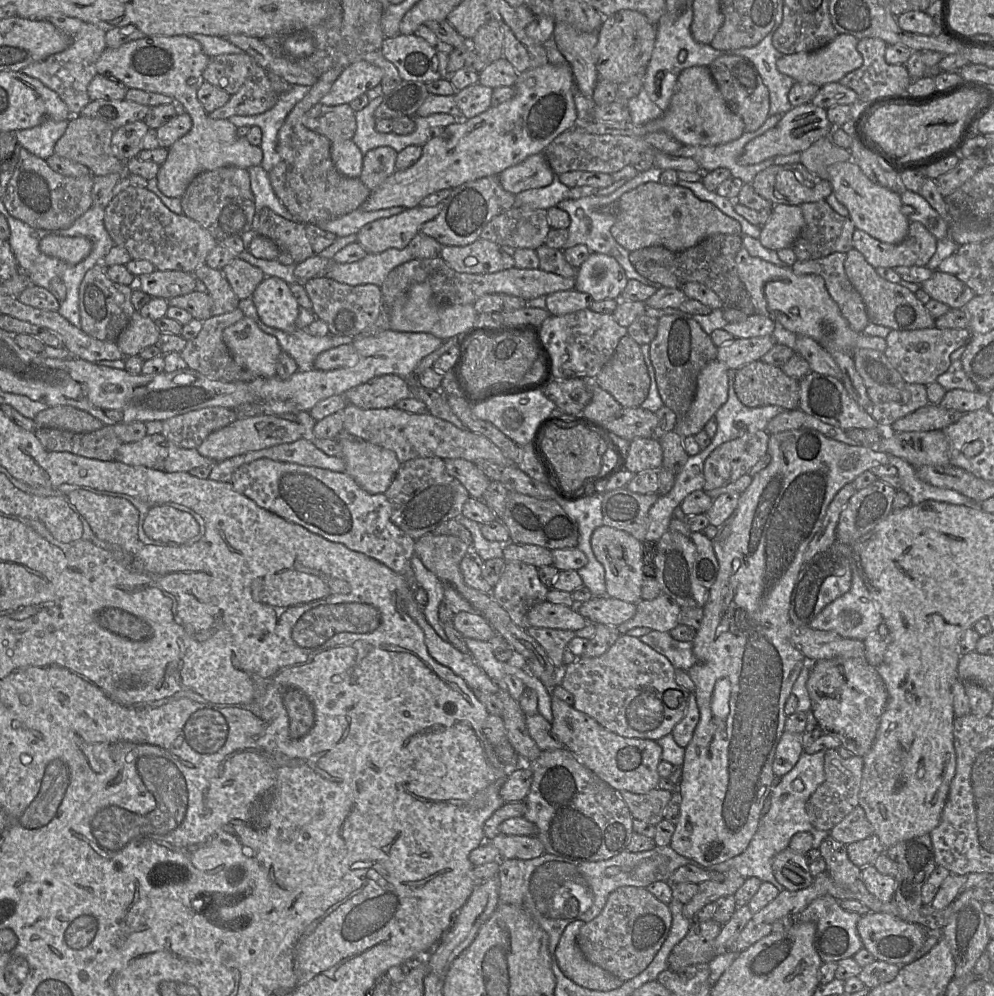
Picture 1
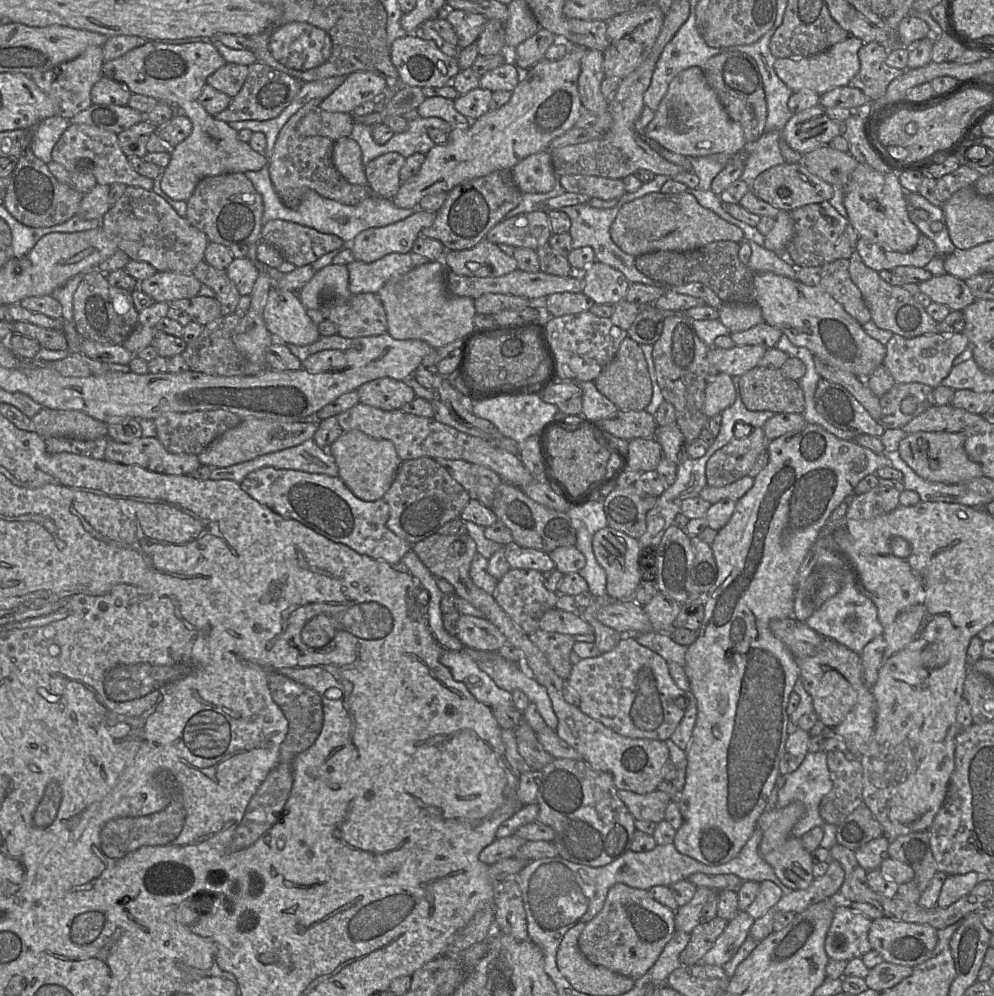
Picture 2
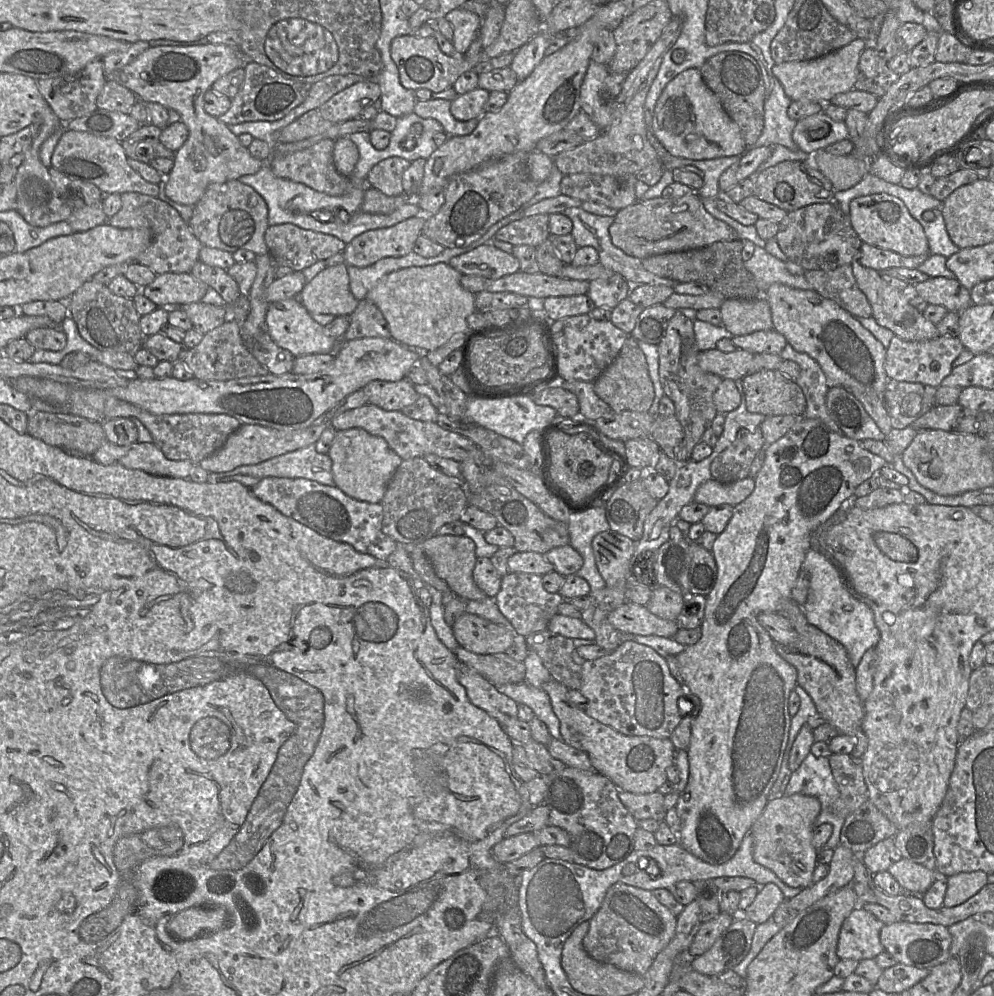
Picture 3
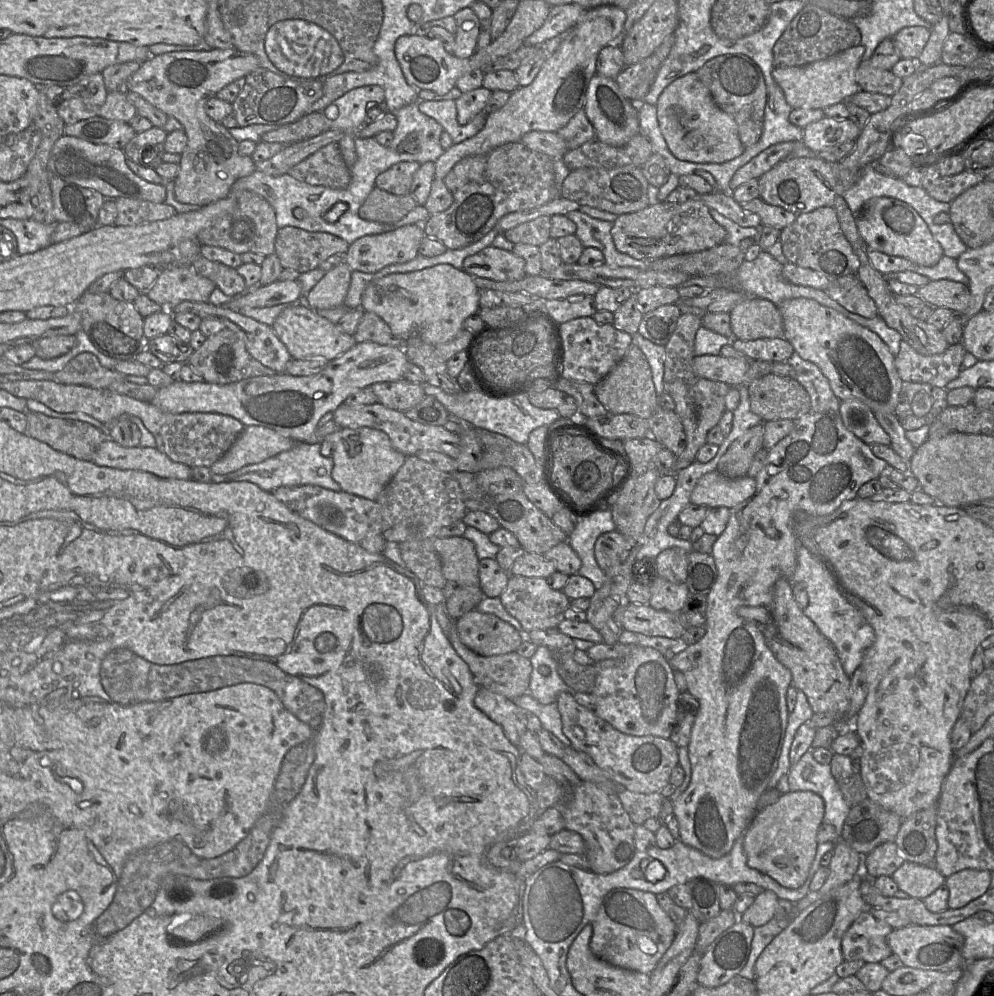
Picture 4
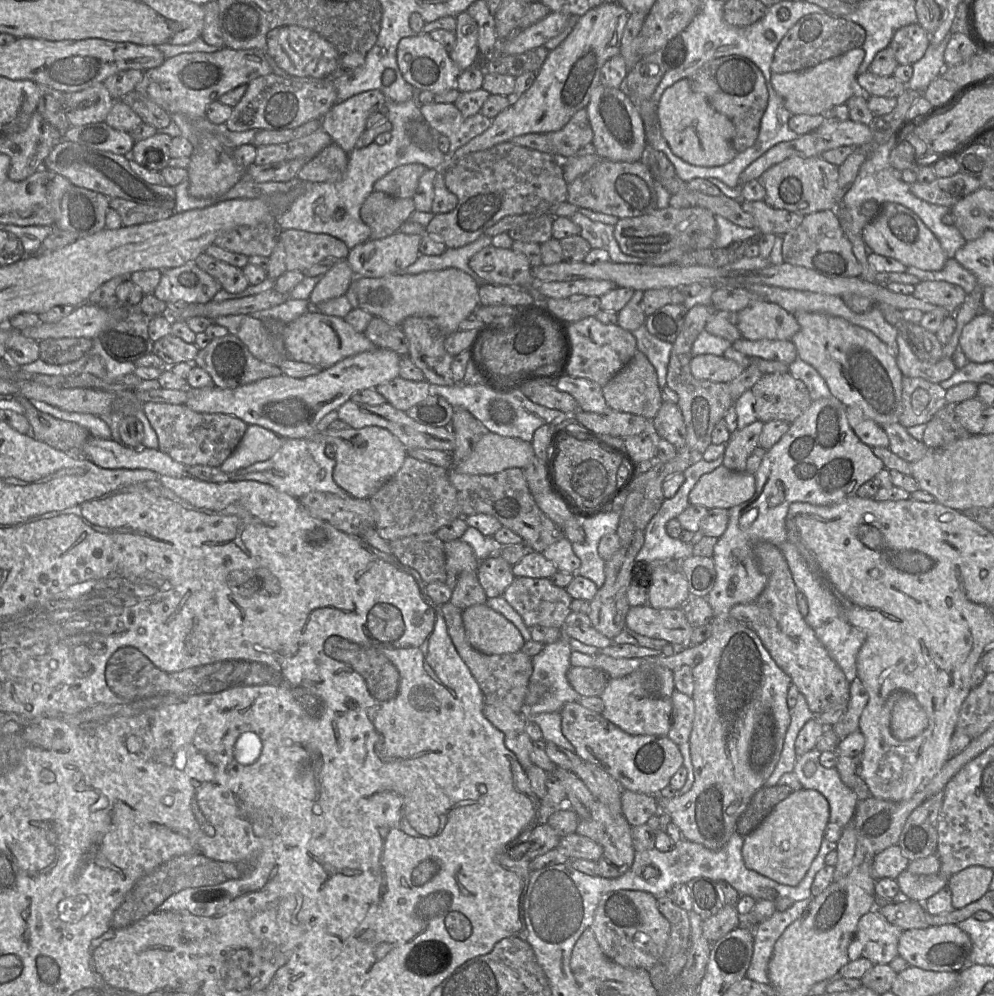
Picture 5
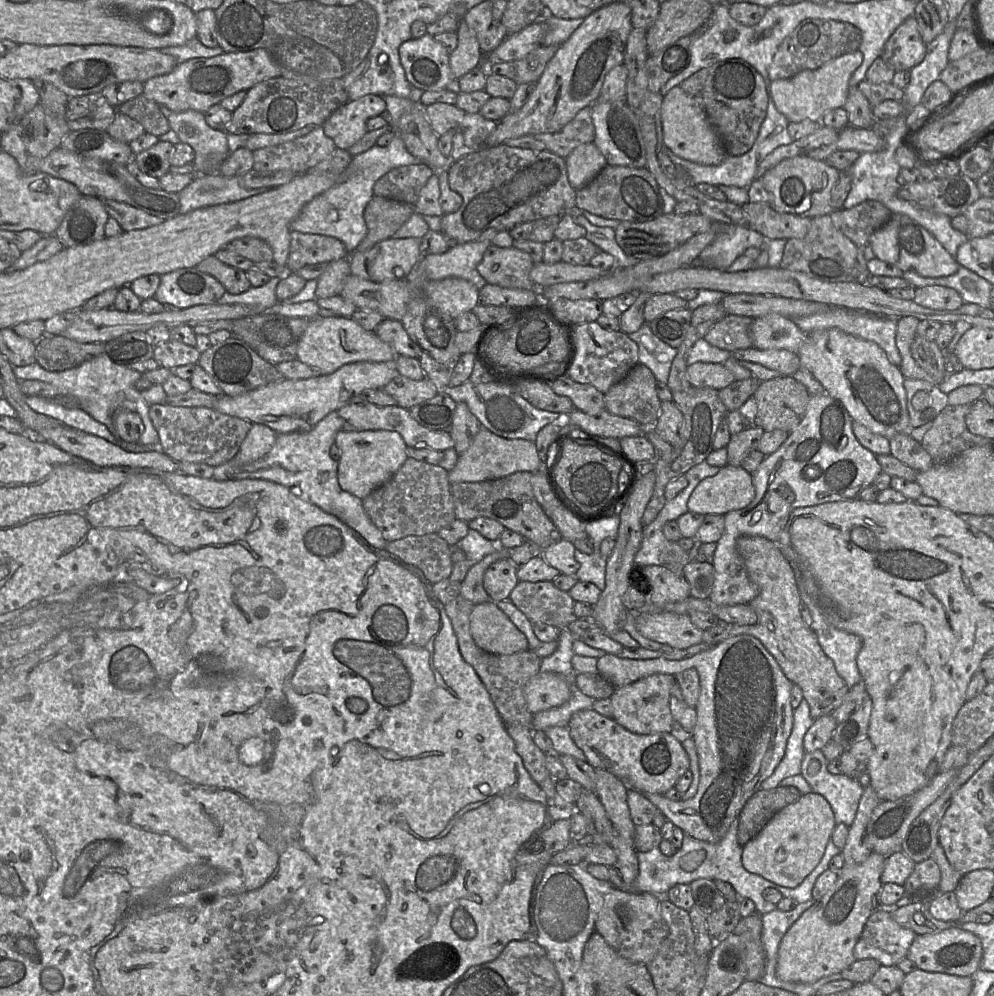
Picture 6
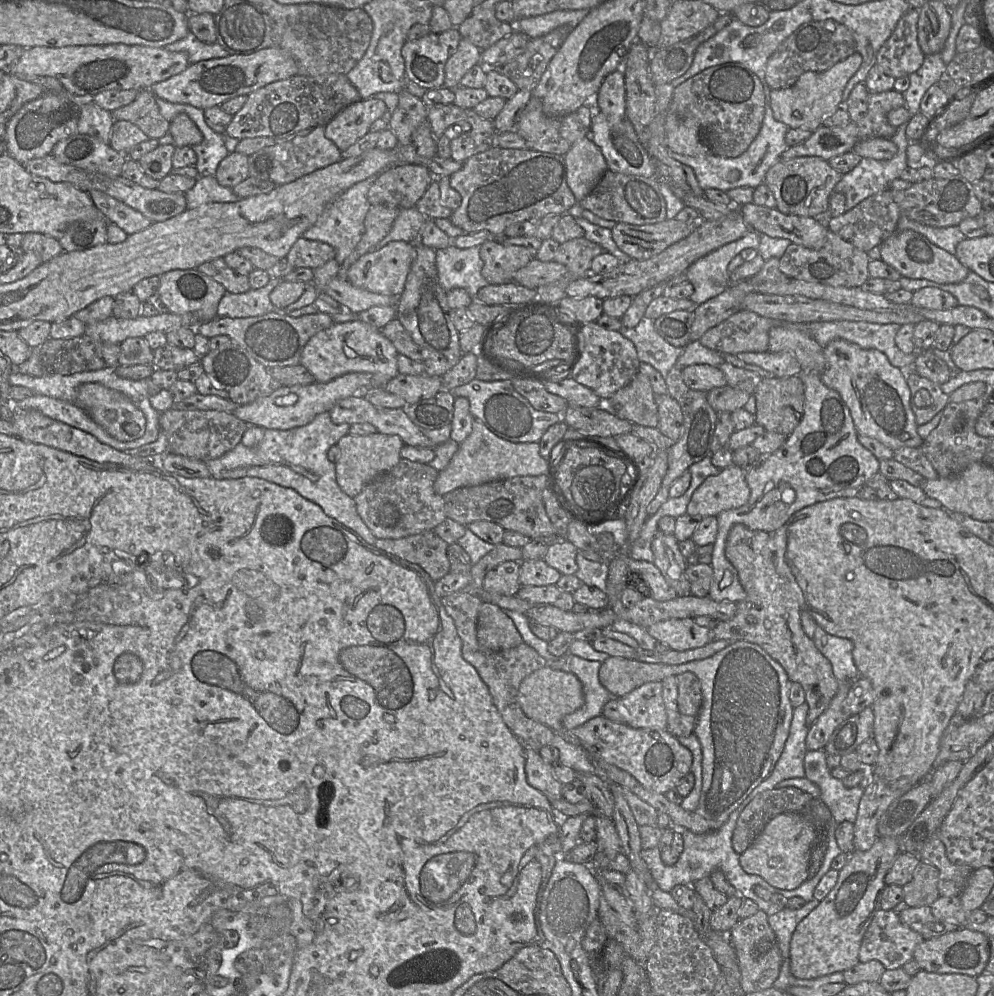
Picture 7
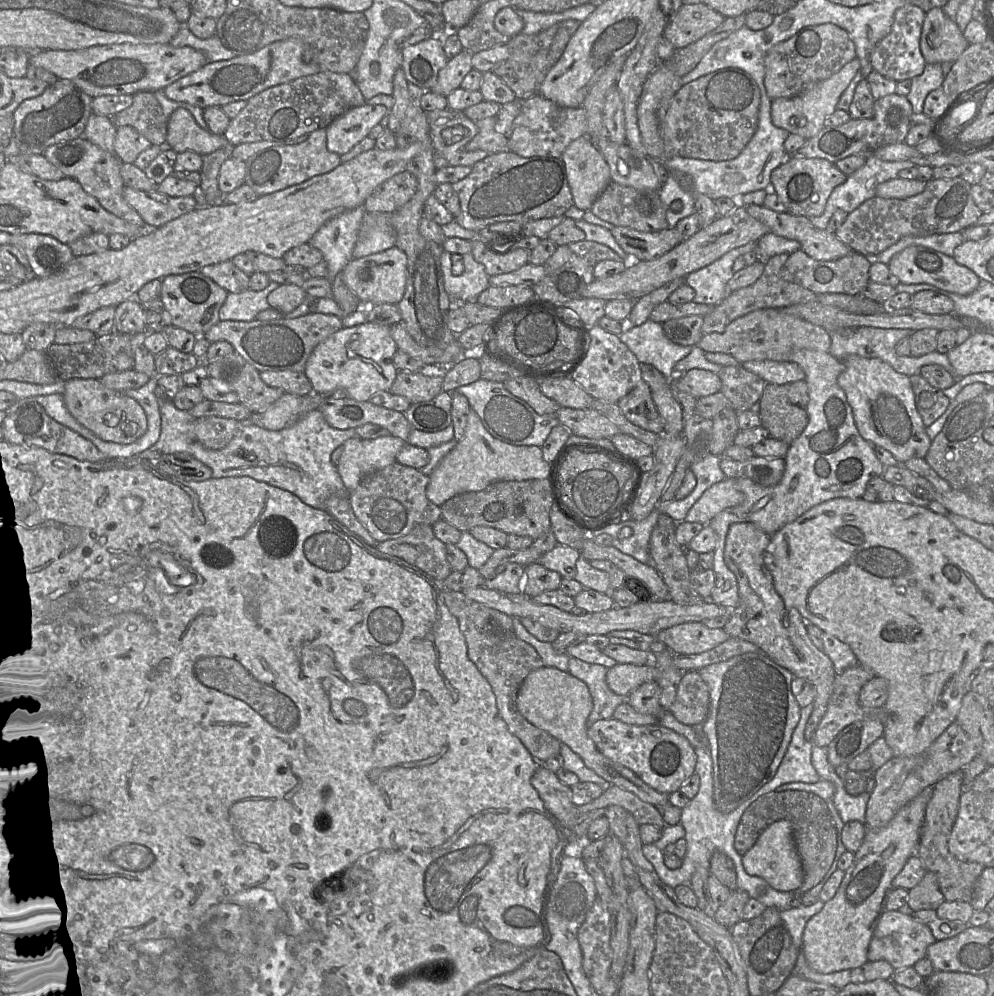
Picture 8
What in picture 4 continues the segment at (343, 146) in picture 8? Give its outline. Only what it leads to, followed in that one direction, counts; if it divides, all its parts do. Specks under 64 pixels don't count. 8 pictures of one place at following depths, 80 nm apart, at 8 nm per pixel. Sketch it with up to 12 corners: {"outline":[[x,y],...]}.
{"outline":[[378,85],[352,89],[336,99],[338,117],[328,129],[357,137],[372,107],[384,106]]}

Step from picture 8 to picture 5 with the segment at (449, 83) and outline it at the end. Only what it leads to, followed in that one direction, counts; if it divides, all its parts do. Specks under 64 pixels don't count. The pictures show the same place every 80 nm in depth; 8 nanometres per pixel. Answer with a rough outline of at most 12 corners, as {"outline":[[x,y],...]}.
{"outline":[[467,11],[456,16],[449,54],[463,72],[480,57],[478,26]]}

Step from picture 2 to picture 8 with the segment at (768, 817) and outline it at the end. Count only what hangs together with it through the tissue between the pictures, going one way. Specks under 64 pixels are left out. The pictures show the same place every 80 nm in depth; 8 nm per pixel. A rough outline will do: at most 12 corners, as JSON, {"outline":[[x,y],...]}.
{"outline":[[788,820],[742,856],[745,871],[795,891],[803,869]]}

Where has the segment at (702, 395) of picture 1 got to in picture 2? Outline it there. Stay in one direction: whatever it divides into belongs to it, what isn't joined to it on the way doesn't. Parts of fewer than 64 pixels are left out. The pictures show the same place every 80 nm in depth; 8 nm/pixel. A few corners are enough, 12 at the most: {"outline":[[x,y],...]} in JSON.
{"outline":[[719,372],[705,389],[704,413],[721,414],[735,401],[732,376]]}

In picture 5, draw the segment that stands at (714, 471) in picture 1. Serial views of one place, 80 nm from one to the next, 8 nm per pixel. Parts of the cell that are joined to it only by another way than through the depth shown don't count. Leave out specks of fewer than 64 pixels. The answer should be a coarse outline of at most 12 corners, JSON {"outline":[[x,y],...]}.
{"outline":[[756,420],[733,432],[722,465],[745,472],[759,447],[763,425]]}

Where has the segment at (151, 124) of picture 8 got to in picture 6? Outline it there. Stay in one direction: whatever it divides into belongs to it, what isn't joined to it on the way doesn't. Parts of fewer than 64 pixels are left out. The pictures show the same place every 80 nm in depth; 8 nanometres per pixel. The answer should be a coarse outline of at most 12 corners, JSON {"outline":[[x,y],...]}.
{"outline":[[142,94],[116,111],[159,137],[170,130],[159,105]]}

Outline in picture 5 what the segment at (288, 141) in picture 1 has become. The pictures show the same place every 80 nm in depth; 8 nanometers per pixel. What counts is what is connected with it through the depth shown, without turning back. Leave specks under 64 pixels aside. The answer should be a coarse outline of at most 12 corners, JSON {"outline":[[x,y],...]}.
{"outline":[[332,143],[297,173],[301,182],[336,183],[349,154]]}

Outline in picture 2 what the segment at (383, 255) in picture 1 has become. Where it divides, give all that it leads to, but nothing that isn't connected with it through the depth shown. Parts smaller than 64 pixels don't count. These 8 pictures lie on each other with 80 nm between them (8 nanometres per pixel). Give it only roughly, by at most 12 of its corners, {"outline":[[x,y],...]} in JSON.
{"outline":[[412,250],[347,264],[352,295],[431,262]]}

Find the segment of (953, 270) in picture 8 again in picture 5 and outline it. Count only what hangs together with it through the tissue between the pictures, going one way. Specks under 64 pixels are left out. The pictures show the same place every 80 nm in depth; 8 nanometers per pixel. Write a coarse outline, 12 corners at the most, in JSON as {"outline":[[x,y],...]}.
{"outline":[[882,205],[861,236],[873,253],[939,271],[948,259],[912,210]]}

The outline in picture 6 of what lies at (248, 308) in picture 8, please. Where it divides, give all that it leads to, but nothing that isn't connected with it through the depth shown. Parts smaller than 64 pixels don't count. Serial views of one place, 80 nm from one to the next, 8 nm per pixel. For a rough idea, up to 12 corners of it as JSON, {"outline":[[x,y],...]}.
{"outline":[[272,277],[260,287],[231,294],[225,292],[218,304],[242,304],[263,314],[278,300]]}

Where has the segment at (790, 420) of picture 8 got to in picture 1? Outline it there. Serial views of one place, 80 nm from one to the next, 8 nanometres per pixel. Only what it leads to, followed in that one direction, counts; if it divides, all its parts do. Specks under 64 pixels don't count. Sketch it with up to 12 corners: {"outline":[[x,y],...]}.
{"outline":[[762,360],[736,370],[747,407],[799,408],[799,381]]}

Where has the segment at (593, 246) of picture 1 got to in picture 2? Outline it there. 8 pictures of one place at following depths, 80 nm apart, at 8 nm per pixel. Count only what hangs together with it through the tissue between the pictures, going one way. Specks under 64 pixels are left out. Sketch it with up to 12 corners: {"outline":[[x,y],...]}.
{"outline":[[619,206],[561,209],[571,220],[573,249],[590,246],[596,261],[630,283],[670,288],[635,266],[610,235]]}

